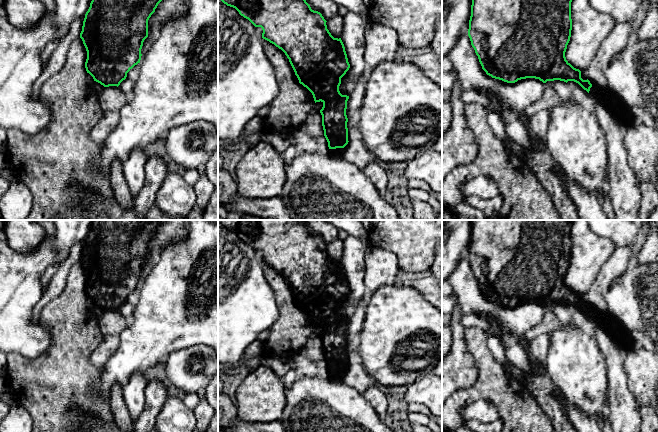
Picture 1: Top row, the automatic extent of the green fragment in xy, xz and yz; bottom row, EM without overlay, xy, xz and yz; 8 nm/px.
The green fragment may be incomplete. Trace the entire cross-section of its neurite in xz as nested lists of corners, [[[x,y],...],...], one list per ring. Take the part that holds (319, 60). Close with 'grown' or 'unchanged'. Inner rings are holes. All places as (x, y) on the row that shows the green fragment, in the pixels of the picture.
[[[221,0],[235,8],[255,27],[263,30],[262,38],[281,49],[297,76],[299,83],[313,95],[314,101],[322,102],[320,110],[324,136],[332,154],[340,154],[348,144],[348,118],[346,115],[349,96],[339,91],[341,78],[350,68],[341,38],[334,38],[327,29],[326,20],[318,11],[311,9],[306,0]]]; grown

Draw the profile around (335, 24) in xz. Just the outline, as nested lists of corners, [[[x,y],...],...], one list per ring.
[[[336,14],[326,22],[326,25],[334,38],[341,38],[343,31],[343,16]]]

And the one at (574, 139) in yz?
[[[562,101],[549,109],[550,122],[544,143],[564,174],[582,189],[601,196],[601,190],[607,188],[608,155],[607,144],[597,116],[583,109],[577,102]]]

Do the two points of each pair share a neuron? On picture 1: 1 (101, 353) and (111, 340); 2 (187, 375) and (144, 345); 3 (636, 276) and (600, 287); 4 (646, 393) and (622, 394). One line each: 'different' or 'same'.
1: same
2: different
3: different
4: different

